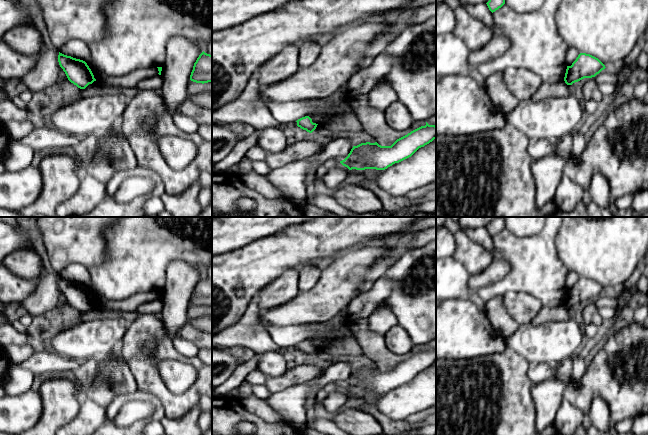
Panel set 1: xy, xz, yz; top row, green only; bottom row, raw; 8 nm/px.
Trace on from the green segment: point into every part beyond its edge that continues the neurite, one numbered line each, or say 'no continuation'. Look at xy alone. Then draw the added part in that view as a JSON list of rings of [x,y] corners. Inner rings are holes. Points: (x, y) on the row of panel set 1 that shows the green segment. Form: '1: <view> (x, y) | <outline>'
no continuation

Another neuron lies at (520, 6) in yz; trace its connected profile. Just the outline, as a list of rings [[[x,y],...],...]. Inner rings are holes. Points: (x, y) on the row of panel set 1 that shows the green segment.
[[[505,0],[505,4],[517,13],[528,13],[538,10],[544,0]]]

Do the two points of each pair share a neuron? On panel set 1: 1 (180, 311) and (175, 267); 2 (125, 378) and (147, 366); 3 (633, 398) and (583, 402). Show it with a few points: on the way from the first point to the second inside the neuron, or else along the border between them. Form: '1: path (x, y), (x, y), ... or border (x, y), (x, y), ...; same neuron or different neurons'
1: path (178, 300), (178, 278); same neuron
2: border (121, 353), (135, 380), (137, 388); different neurons
3: path (620, 393), (615, 390), (594, 390); same neuron

